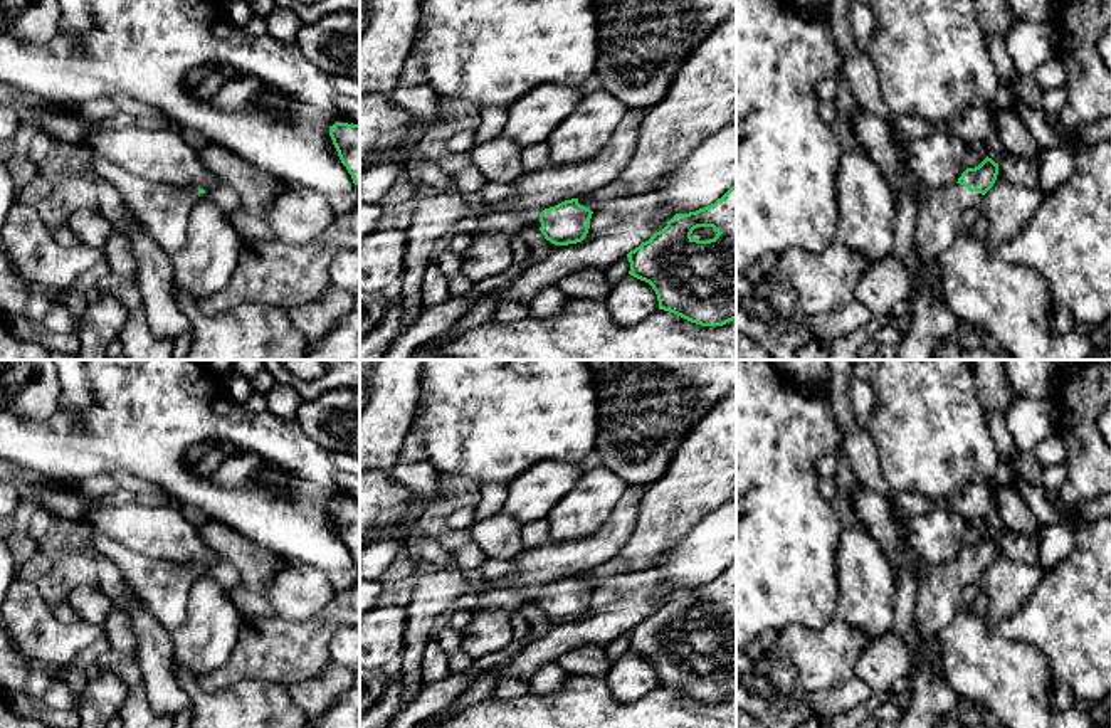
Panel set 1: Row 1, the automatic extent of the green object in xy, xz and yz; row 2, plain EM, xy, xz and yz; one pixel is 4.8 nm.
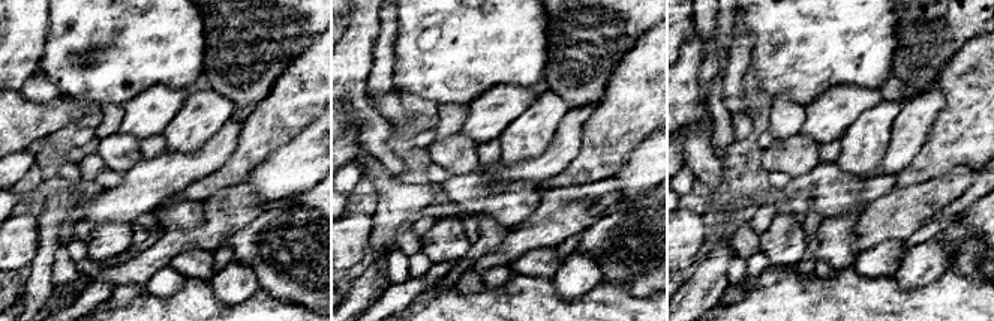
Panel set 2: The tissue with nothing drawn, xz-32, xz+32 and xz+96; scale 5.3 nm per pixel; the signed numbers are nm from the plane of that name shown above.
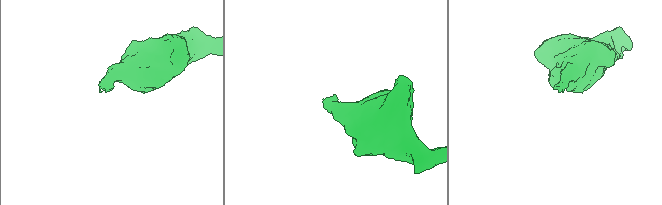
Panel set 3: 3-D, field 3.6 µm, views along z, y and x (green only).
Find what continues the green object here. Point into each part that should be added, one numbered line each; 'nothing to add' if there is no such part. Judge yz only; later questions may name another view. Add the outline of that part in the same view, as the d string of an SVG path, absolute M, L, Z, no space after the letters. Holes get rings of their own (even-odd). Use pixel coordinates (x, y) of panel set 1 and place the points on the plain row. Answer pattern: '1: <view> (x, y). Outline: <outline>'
1: yz (938, 597). Outline: M960 560L929 567L913 612L913 625L921 639L935 637L948 627L961 607L963 588L975 583L982 573Z

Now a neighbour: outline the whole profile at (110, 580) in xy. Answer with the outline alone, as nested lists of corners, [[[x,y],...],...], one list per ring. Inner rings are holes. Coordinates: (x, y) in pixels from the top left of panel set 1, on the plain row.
[[[91,543],[84,545],[81,551],[91,558],[97,568],[97,587],[113,600],[114,609],[124,610],[128,607],[128,597],[118,567],[101,551],[97,551]]]

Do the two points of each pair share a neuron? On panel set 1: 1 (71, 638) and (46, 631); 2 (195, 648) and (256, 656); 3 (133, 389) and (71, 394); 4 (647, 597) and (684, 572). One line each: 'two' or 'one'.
1: one
2: two
3: two
4: two

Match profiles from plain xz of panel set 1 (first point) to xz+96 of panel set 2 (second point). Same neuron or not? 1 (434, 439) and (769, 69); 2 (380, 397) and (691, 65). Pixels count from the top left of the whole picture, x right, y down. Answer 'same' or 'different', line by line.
1: same
2: same

